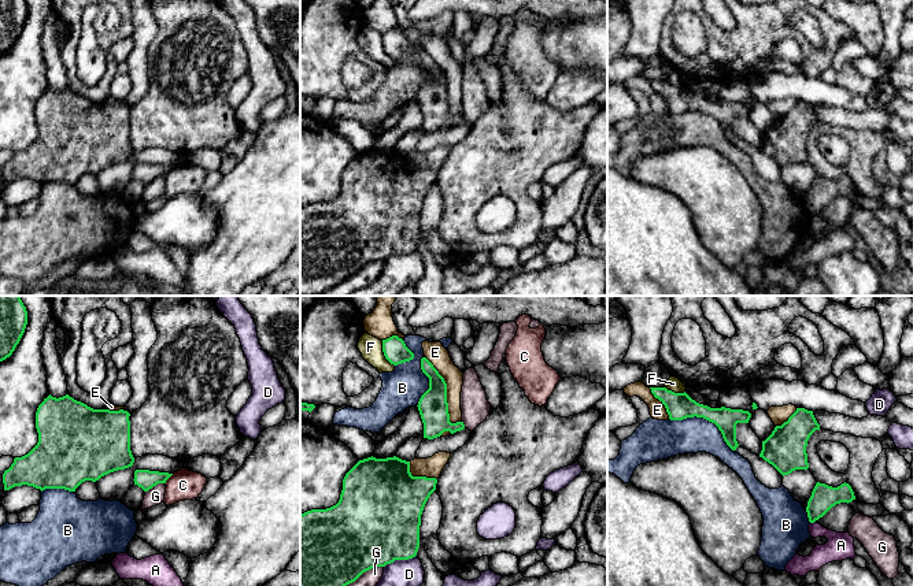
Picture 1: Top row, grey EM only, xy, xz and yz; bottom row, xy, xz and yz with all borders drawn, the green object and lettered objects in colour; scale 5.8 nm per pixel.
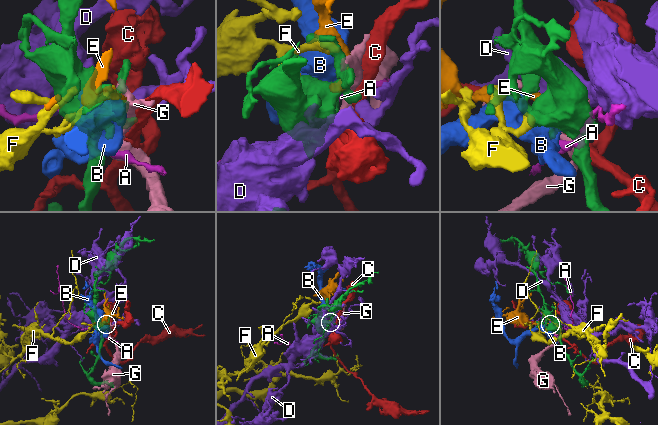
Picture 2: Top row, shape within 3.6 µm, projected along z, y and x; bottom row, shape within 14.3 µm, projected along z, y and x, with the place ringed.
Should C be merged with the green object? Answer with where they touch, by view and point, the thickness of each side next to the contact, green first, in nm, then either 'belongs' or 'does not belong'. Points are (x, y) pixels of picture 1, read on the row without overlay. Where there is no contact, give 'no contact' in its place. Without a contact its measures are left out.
xy (167, 171) | 120/180 nm | does not belong

